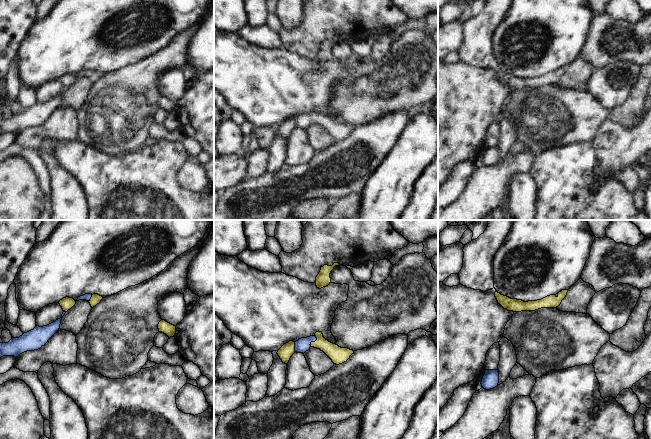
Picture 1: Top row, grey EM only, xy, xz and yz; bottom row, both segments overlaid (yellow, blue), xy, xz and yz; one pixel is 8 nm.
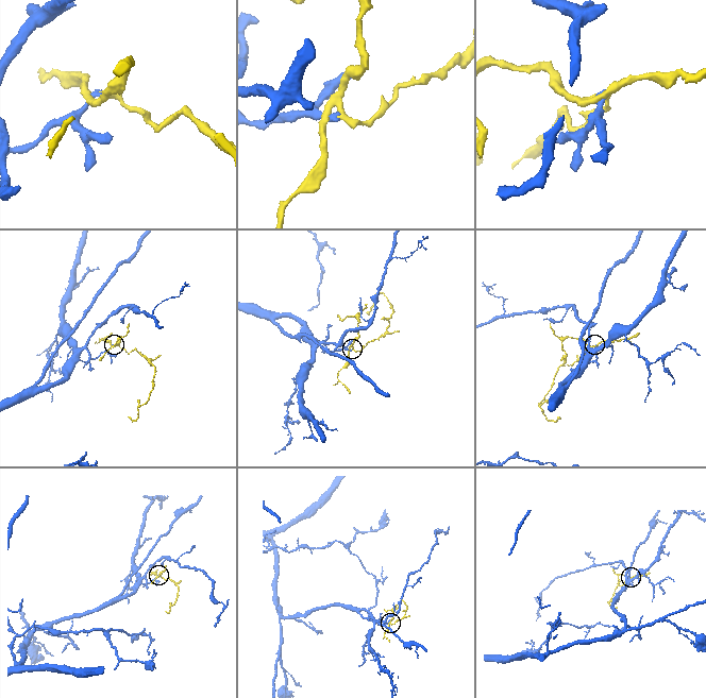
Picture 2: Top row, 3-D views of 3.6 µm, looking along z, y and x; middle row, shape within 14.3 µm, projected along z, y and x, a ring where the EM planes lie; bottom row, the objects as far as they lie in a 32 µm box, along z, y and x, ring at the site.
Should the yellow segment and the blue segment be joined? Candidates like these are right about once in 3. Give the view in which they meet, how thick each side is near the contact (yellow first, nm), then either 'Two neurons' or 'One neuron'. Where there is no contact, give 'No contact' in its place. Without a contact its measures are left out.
Touches yellow in xz. Thickness 140 nm (yellow) against 110 nm. One neuron

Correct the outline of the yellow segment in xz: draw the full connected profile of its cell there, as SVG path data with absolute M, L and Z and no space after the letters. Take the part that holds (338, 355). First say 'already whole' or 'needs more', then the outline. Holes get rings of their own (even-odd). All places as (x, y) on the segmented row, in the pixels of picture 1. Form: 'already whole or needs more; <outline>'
needs more; M318 331L314 336L301 338L296 342L289 341L278 350L277 354L282 362L288 365L291 356L295 352L304 354L311 347L323 351L336 365L346 362L354 353L353 350L341 348L336 344L329 342L323 337L322 332Z

